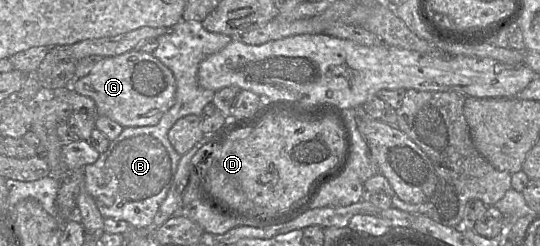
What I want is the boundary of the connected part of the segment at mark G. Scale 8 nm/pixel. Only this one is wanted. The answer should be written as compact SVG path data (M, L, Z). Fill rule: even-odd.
M133 49L116 56L104 57L82 78L75 78L71 87L94 100L97 115L106 116L123 127L154 126L175 102L176 80L172 71L152 53Z

